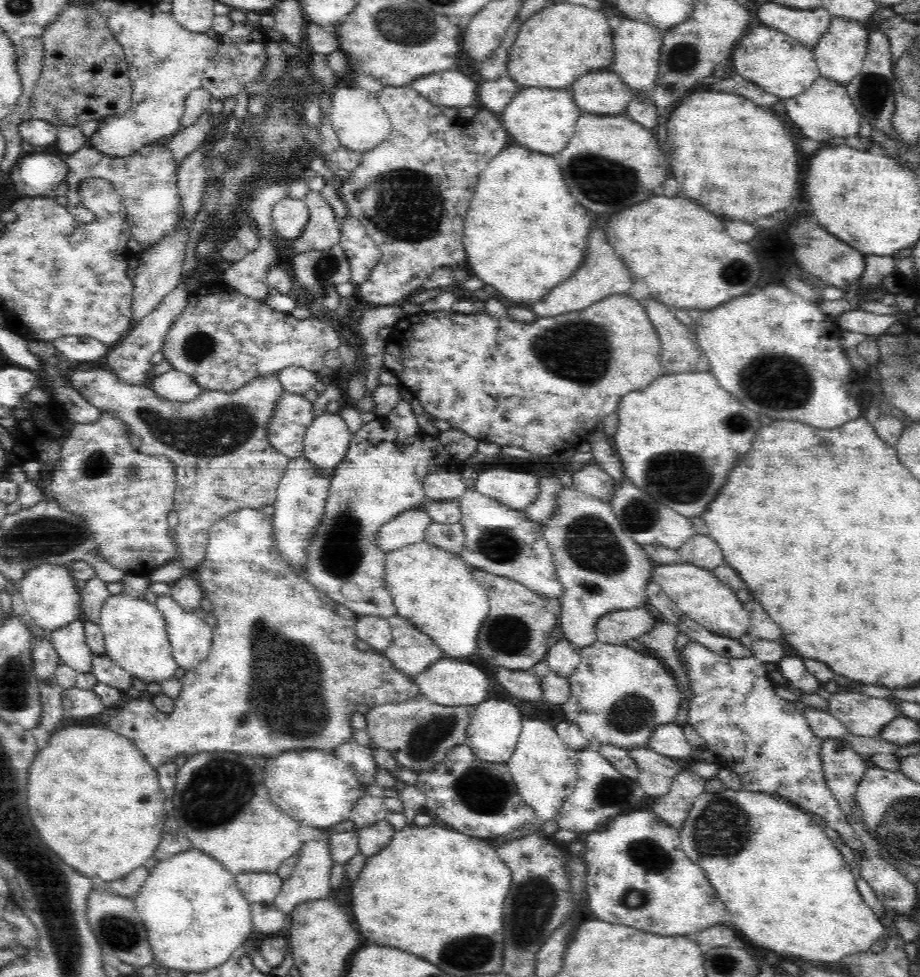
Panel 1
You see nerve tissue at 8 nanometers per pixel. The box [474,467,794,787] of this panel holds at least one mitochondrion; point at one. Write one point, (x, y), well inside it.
(590, 544)

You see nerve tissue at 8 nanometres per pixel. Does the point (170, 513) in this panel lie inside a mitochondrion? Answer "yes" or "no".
no

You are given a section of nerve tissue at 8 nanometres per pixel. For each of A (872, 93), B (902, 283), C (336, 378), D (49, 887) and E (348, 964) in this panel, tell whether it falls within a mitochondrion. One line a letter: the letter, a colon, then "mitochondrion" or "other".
A: mitochondrion
B: other
C: other
D: mitochondrion
E: other

